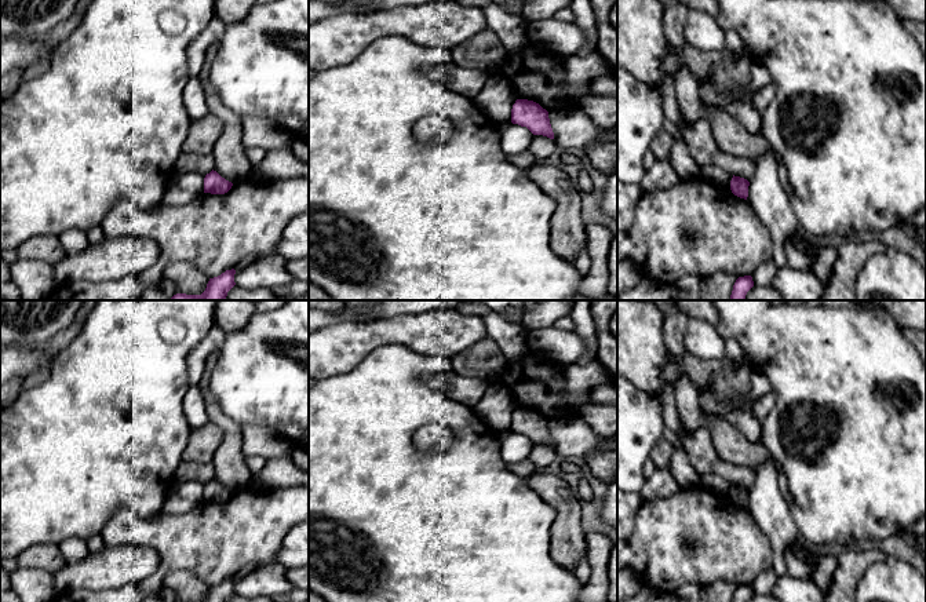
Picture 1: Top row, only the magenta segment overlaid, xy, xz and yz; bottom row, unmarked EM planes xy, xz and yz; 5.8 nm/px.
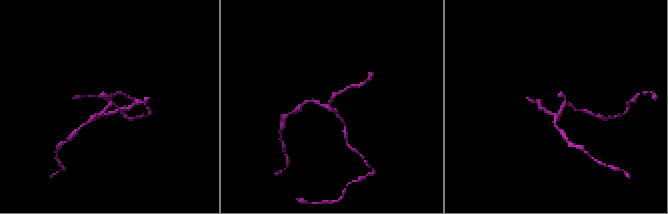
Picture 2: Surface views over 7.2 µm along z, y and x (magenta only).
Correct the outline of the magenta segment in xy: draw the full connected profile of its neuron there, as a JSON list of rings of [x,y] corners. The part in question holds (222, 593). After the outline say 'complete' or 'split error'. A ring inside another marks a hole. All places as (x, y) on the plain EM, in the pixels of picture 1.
[[[226,579],[218,585],[209,587],[203,602],[227,602],[234,594],[236,579]]]; complete

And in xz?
[[[517,408],[511,417],[511,431],[526,435],[533,444],[554,448],[548,420],[533,409]]]; complete

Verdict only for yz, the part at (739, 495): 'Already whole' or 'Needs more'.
Already whole

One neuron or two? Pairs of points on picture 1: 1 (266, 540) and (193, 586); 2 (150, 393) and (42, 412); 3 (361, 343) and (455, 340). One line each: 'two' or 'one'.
1: two
2: one
3: one

